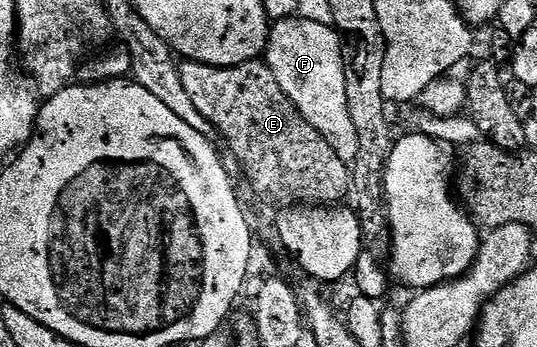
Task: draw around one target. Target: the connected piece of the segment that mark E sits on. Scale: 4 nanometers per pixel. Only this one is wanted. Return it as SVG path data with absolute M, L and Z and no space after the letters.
M263 59L251 60L233 68L219 68L218 66L203 64L197 60L184 60L179 65L179 69L180 77L182 78L182 90L186 90L186 95L190 98L190 102L194 102L194 108L198 110L198 114L202 114L204 118L212 123L212 127L217 133L221 132L228 139L228 144L232 147L233 154L240 159L240 164L244 167L242 176L248 180L253 188L257 201L265 200L268 204L276 204L275 206L336 206L347 197L350 187L349 165L344 164L342 158L338 158L338 154L334 154L330 142L326 142L326 138L322 138L318 134L318 130L314 130L314 126L310 126L310 122L306 122L300 117L299 110L290 103L286 98L286 94L282 94L274 74L268 69L268 65Z

